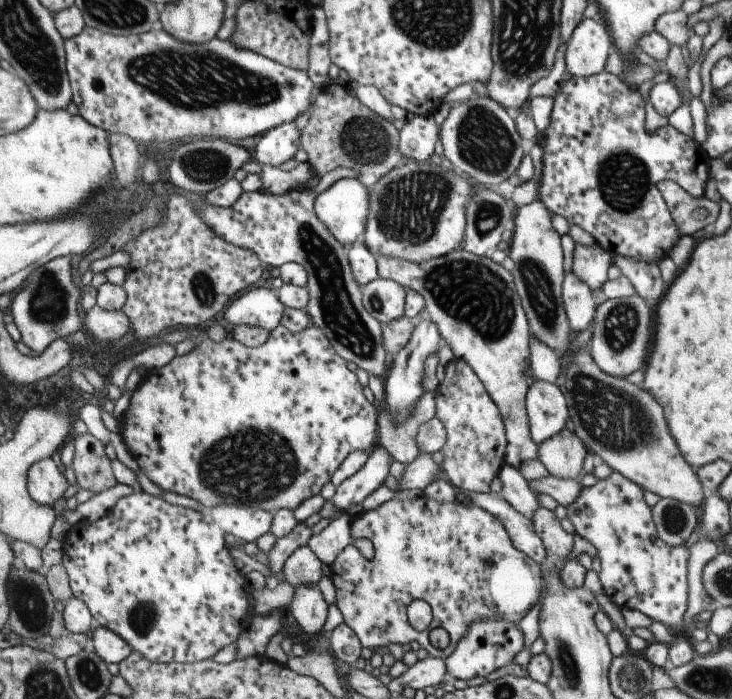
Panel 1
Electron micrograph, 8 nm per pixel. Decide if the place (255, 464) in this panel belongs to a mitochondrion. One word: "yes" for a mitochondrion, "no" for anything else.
yes

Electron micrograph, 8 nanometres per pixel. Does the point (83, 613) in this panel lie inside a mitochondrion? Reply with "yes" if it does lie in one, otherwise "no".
no

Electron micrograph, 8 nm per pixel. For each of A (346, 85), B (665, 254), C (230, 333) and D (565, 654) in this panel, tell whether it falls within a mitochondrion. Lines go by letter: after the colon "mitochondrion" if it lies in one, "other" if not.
A: other
B: other
C: other
D: mitochondrion

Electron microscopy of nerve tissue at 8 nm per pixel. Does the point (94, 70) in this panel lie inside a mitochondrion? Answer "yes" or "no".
no

